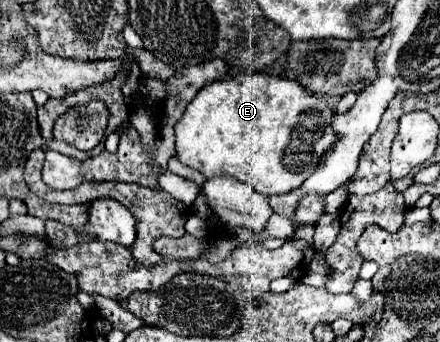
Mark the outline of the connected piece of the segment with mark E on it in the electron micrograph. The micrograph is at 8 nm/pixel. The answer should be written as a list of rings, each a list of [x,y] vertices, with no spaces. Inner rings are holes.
[[[244,73],[208,83],[186,107],[184,117],[176,123],[176,157],[180,163],[200,171],[206,179],[228,175],[266,197],[298,189],[312,175],[324,151],[336,141],[332,131],[332,111],[326,97],[310,95],[300,83],[264,73]]]

